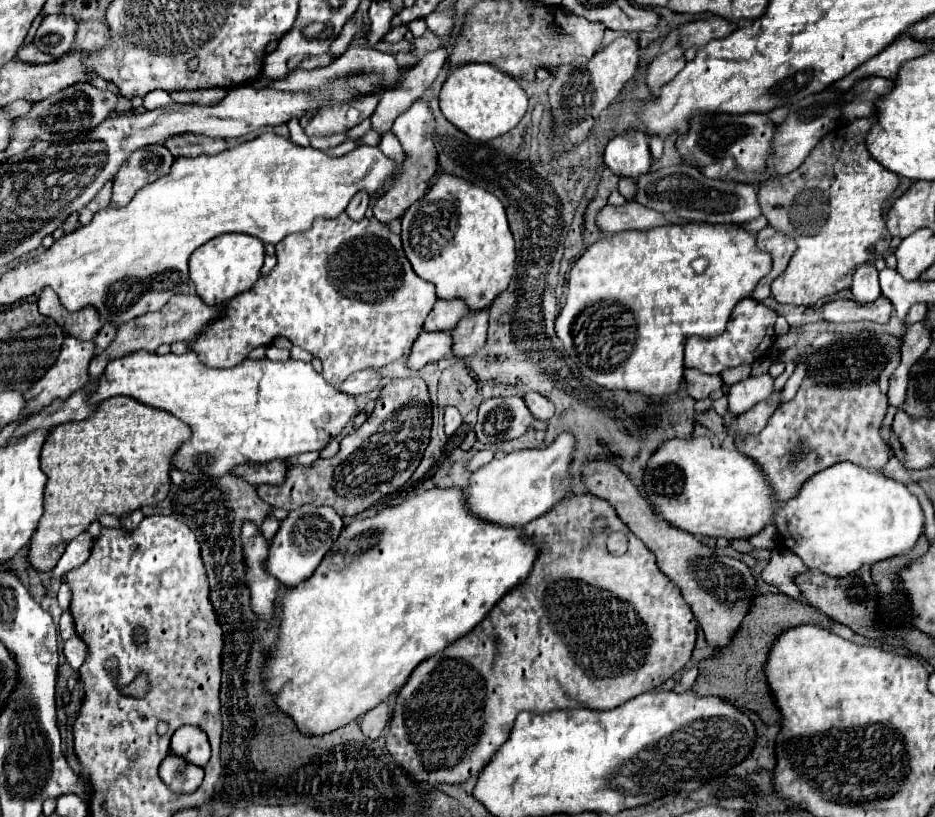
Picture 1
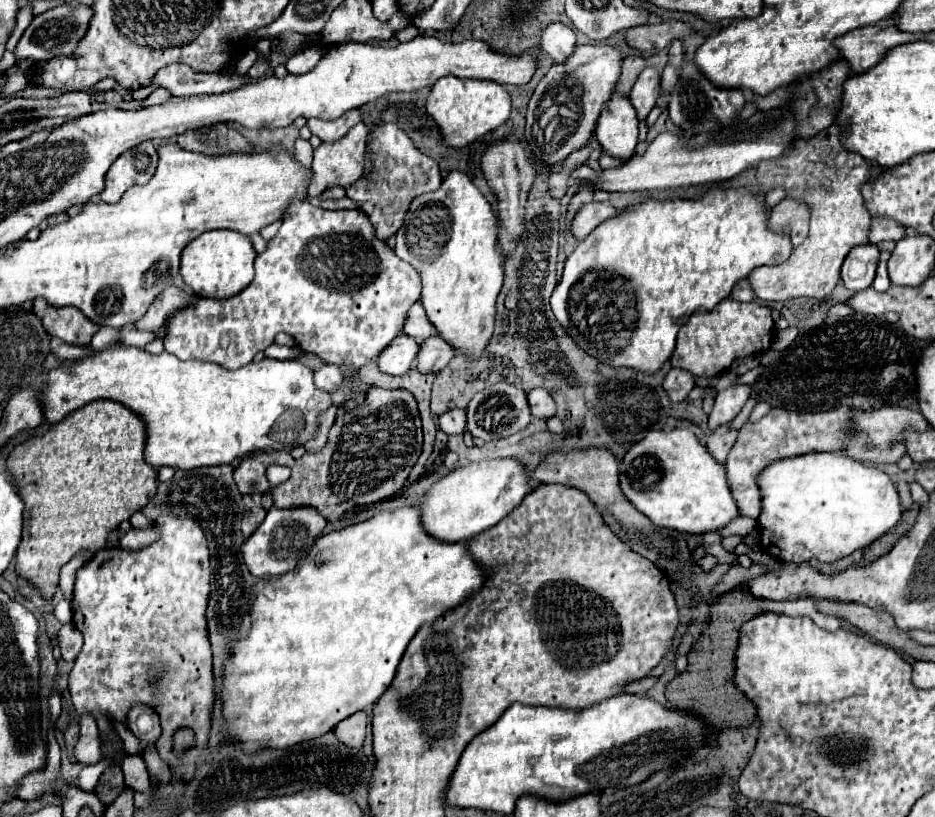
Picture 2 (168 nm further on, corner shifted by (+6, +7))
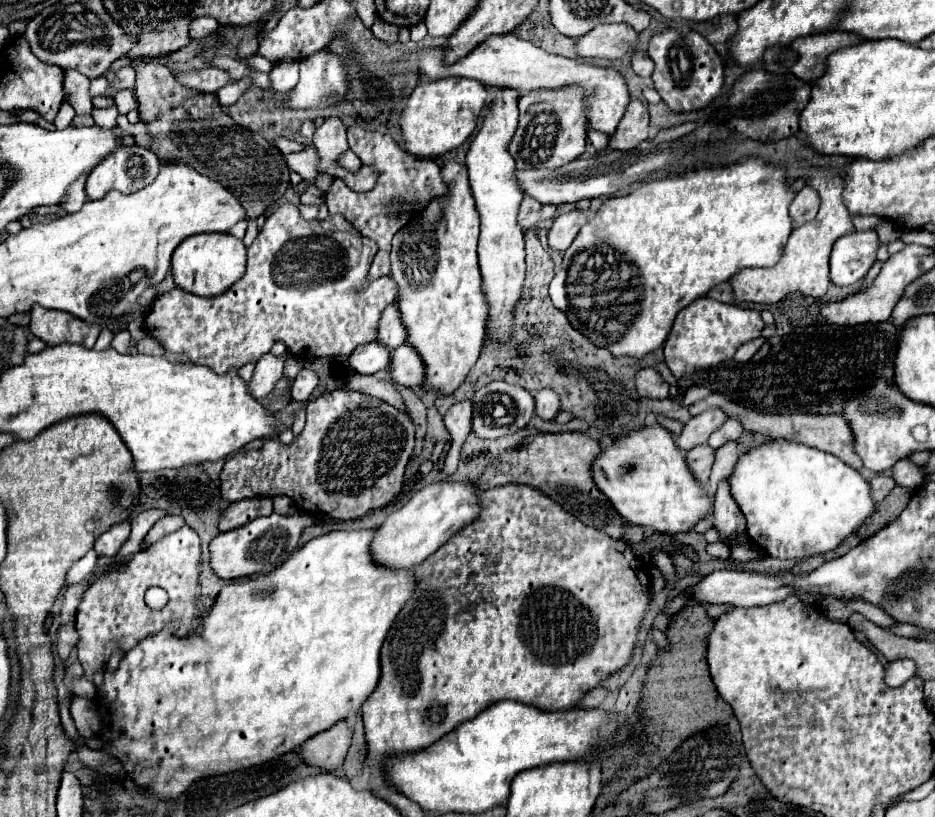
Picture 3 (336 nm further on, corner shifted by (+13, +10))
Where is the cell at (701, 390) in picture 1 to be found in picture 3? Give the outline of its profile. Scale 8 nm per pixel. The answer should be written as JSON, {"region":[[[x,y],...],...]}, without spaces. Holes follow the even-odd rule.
{"region":[[[642,368],[640,372],[636,372],[636,394],[640,398],[664,400],[668,398],[668,384],[654,368]]]}

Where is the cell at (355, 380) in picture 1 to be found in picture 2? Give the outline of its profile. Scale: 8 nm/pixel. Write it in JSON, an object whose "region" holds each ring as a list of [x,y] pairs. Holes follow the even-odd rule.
{"region":[[[323,365],[321,369],[315,371],[315,385],[323,391],[335,391],[337,387],[343,385],[343,381],[345,381],[345,375],[335,365]]]}

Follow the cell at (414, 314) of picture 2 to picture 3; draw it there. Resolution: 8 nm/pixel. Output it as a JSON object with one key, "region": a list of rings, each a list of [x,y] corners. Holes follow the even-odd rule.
{"region":[[[394,304],[384,308],[384,312],[380,316],[376,342],[384,344],[388,348],[398,348],[400,344],[406,342],[406,328],[404,328],[404,324],[400,320],[400,314],[398,314]]]}

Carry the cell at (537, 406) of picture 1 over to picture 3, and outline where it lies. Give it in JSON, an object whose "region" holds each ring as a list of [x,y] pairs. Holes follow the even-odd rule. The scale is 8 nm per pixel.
{"region":[[[540,390],[534,394],[536,398],[536,414],[544,420],[554,420],[560,412],[560,396],[552,390]]]}

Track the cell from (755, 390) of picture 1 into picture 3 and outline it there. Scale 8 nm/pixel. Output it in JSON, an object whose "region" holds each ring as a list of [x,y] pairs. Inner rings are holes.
{"region":[[[712,408],[712,410],[706,410],[702,414],[694,416],[690,422],[684,424],[680,436],[676,438],[676,446],[686,454],[694,446],[706,444],[708,442],[708,436],[718,426],[722,426],[724,420],[726,420],[726,414],[722,410],[718,410],[718,408]]]}

